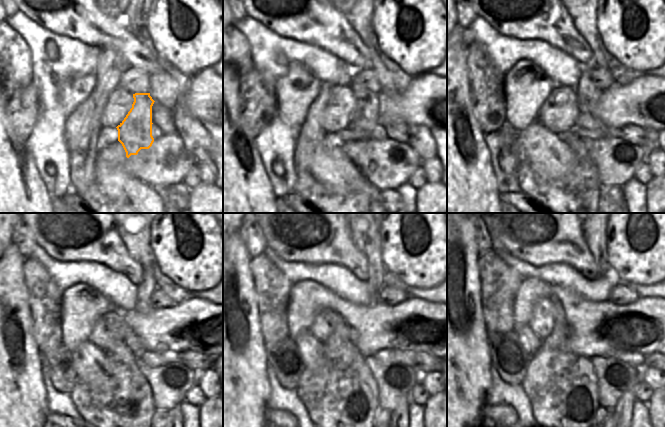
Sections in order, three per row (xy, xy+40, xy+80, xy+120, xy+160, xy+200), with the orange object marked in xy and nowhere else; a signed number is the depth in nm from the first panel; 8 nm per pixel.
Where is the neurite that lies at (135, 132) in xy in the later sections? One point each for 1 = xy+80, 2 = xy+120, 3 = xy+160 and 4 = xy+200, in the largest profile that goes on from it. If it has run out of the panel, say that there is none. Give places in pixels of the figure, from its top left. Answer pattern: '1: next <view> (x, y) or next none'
1: next xy+80 (588, 94)
2: next xy+120 (148, 285)
3: next xy+160 (376, 270)
4: next xy+200 (598, 244)

